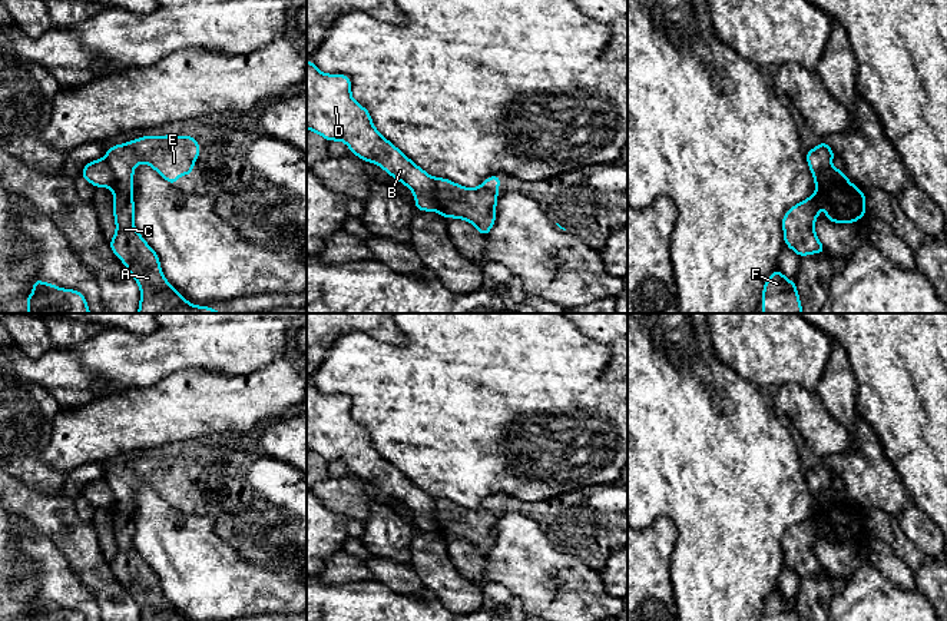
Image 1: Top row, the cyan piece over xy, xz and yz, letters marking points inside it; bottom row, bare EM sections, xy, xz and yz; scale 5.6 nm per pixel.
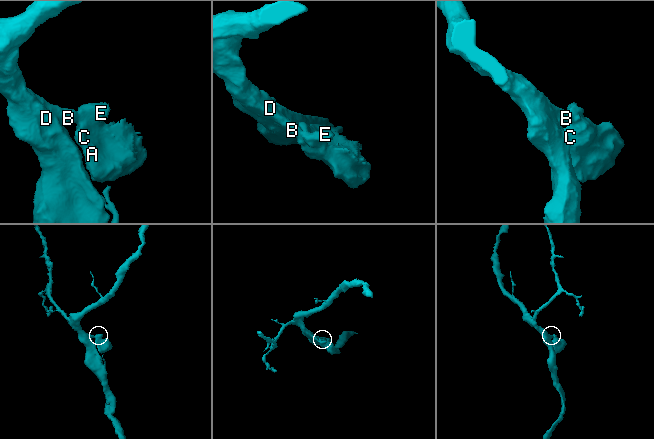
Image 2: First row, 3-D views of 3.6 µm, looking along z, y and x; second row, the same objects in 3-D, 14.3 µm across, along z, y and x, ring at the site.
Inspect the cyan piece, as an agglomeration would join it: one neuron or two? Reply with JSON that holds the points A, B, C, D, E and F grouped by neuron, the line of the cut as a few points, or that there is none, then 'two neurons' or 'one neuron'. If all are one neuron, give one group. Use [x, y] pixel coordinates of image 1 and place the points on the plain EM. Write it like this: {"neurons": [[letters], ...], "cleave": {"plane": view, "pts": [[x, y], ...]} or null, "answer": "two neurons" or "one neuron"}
{"neurons": [["A", "C", "E"], ["B", "D", "F"]], "cleave": {"plane": "xz", "pts": [[434, 500], [436, 530]]}, "answer": "two neurons"}

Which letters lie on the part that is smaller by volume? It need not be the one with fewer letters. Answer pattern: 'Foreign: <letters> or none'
Foreign: A, C, E

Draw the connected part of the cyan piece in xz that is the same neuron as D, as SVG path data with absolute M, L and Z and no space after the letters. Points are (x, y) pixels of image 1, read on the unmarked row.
M307 381L307 449L321 455L327 462L345 462L350 471L365 482L372 482L414 515L418 531L436 531L436 499L411 482L390 464L372 445L371 434L351 418L351 399L345 395L327 395Z

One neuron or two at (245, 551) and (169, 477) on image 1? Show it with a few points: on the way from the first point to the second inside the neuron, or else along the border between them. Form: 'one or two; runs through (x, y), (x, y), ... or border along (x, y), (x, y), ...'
one; runs through (241, 528), (198, 485), (192, 485)

